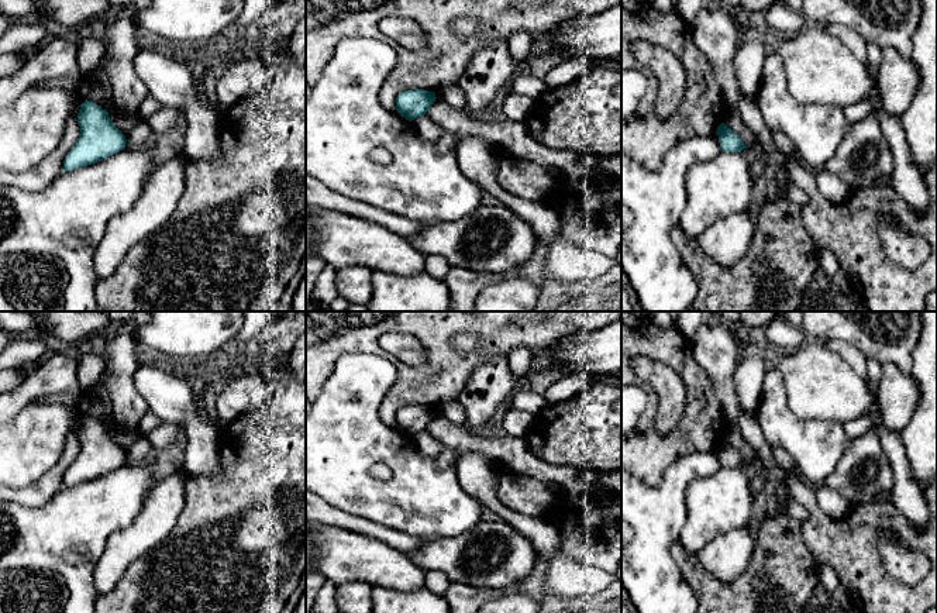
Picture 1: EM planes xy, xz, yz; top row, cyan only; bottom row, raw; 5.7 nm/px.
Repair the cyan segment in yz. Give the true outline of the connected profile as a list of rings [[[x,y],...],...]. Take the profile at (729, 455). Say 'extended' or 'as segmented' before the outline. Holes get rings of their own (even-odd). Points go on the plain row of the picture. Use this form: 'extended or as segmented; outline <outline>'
as segmented; outline [[[721,438],[716,450],[719,451],[721,468],[741,468],[745,462],[743,455],[724,438]]]

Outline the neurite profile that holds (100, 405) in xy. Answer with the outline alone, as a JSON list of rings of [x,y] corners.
[[[103,375],[87,392],[90,399],[89,416],[110,428],[114,424],[113,403],[103,380]]]

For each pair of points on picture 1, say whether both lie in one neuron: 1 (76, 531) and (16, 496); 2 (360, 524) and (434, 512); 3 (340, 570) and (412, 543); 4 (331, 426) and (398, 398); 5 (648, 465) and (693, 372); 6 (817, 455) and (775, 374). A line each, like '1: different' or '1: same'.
1: different
2: different
3: different
4: different
5: same
6: same

